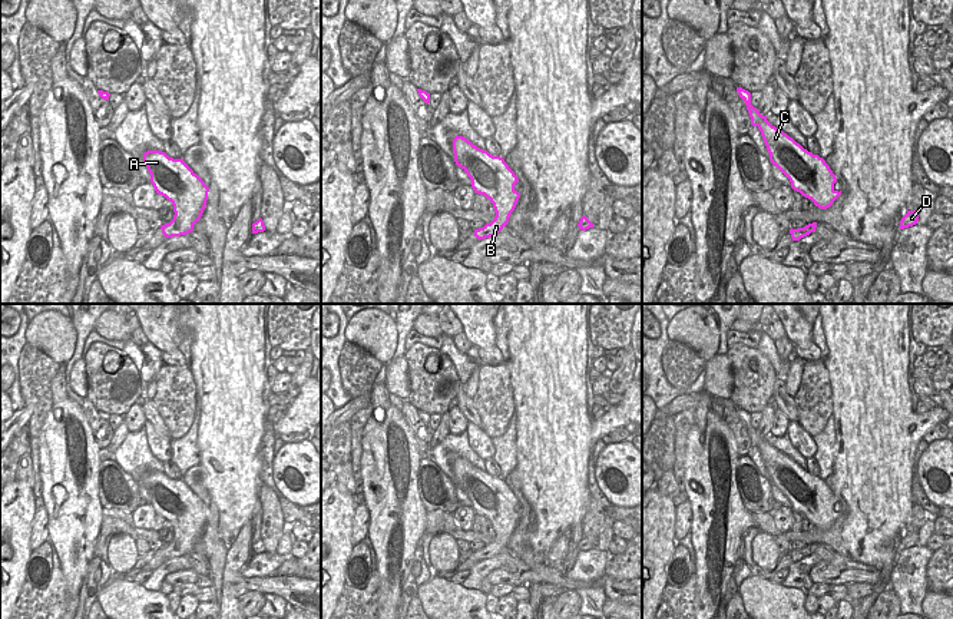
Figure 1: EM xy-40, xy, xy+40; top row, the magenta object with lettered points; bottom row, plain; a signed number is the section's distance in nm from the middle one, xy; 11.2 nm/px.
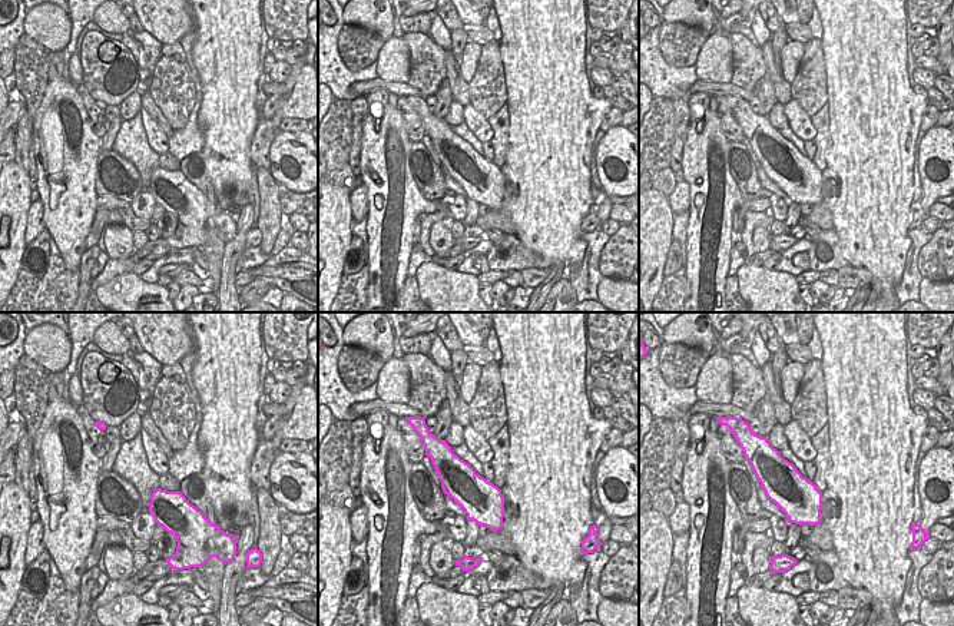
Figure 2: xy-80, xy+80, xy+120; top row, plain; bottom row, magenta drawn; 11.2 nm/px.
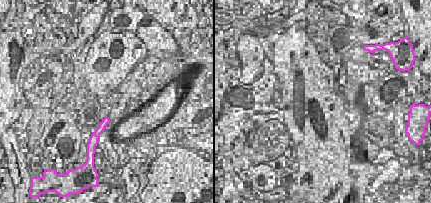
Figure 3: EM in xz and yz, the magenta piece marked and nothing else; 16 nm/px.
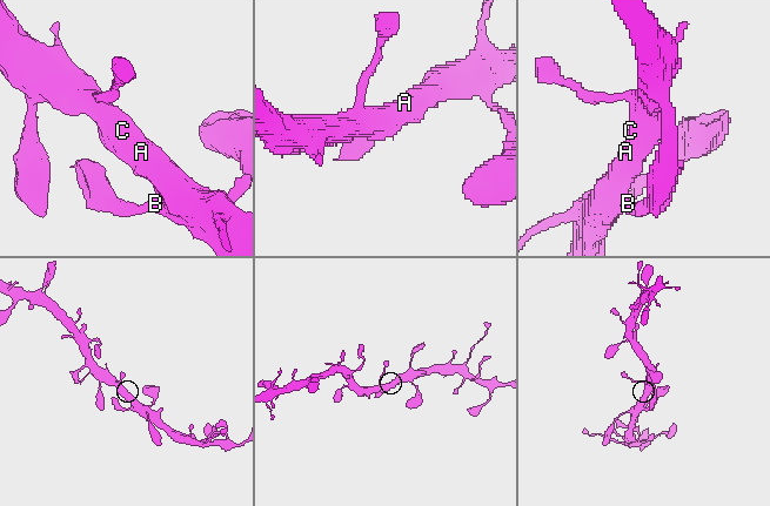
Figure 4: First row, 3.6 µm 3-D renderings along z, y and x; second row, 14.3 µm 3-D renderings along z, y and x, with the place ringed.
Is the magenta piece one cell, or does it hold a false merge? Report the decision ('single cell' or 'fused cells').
single cell

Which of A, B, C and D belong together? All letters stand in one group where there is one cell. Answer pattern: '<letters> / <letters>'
A B C D

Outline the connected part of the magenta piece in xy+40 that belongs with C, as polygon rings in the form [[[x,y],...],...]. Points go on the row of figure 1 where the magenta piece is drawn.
[[[738,87],[737,92],[747,105],[751,125],[761,132],[771,163],[790,179],[794,191],[811,199],[821,209],[830,208],[841,195],[841,191],[834,189],[837,178],[825,160],[772,126],[767,116],[762,116],[751,105],[751,93],[748,90]]]

